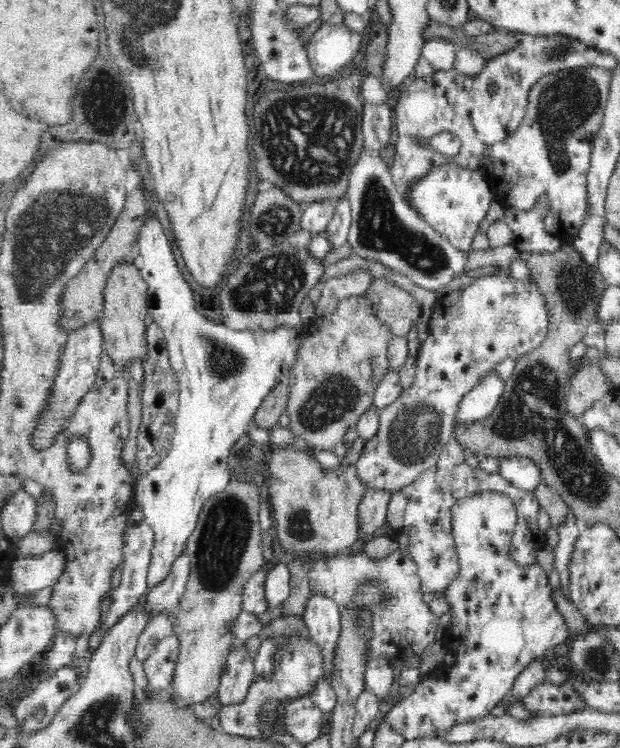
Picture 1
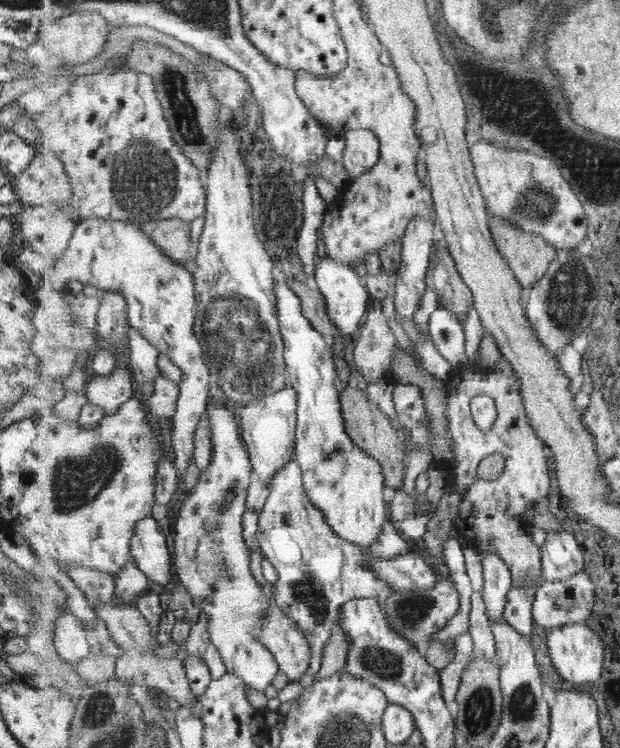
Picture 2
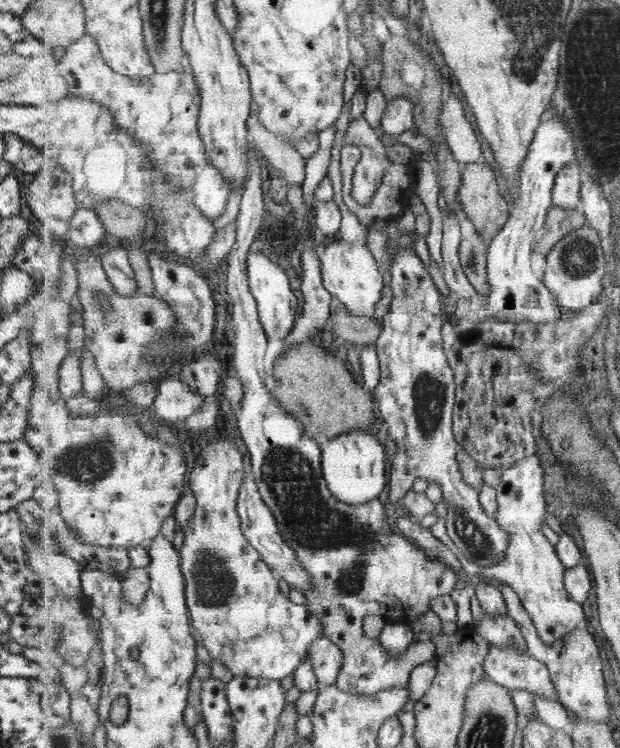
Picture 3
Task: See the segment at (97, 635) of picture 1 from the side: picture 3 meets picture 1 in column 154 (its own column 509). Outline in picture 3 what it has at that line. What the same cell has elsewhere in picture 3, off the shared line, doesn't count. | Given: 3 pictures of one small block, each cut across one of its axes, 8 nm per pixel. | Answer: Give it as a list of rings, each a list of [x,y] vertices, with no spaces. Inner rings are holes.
[[[403,249],[390,270],[393,299],[388,313],[383,316],[384,329],[377,342],[382,377],[372,392],[377,412],[387,423],[388,433],[397,446],[388,482],[388,501],[394,505],[401,503],[405,494],[413,488],[413,482],[419,477],[425,478],[429,486],[438,487],[442,493],[442,500],[447,504],[448,533],[462,553],[470,561],[478,562],[484,567],[495,566],[506,557],[510,532],[503,530],[493,517],[485,513],[480,504],[480,492],[463,482],[463,476],[459,472],[457,456],[460,444],[453,433],[457,384],[444,349],[443,296],[414,249]]]

